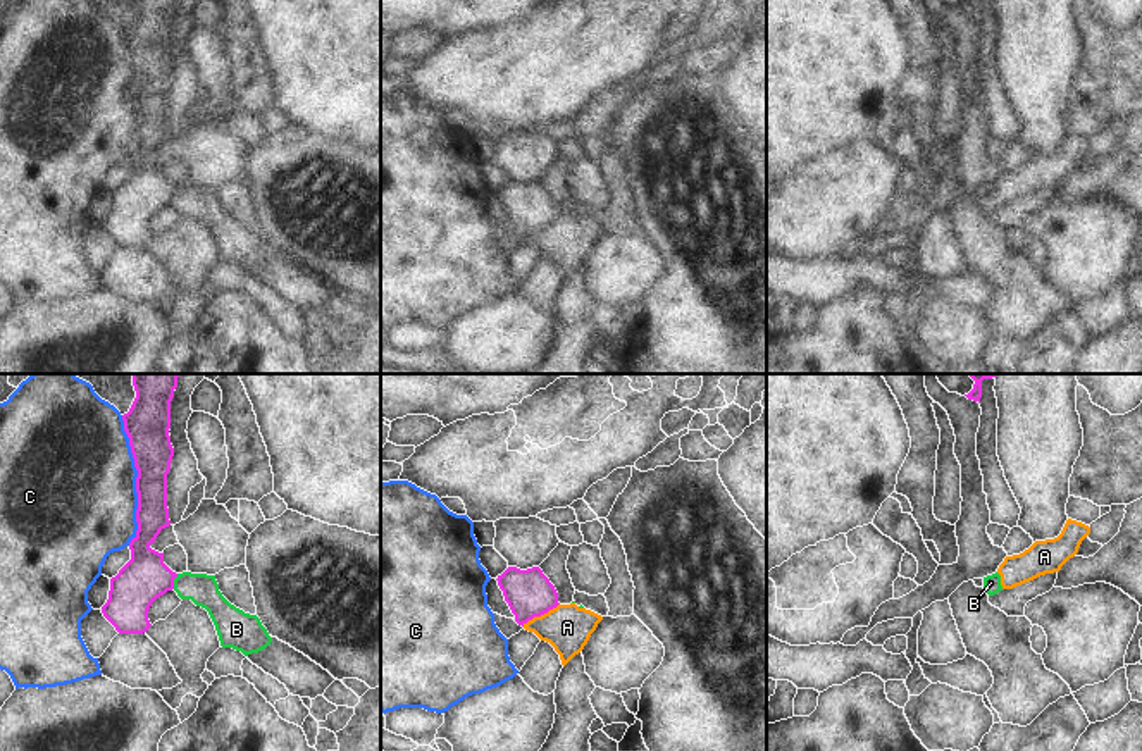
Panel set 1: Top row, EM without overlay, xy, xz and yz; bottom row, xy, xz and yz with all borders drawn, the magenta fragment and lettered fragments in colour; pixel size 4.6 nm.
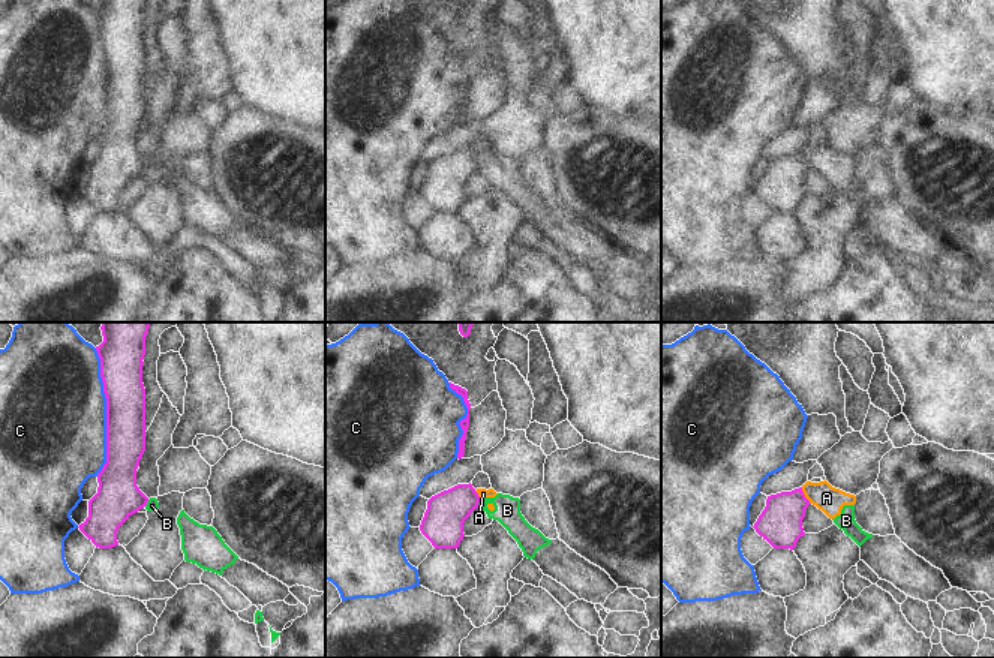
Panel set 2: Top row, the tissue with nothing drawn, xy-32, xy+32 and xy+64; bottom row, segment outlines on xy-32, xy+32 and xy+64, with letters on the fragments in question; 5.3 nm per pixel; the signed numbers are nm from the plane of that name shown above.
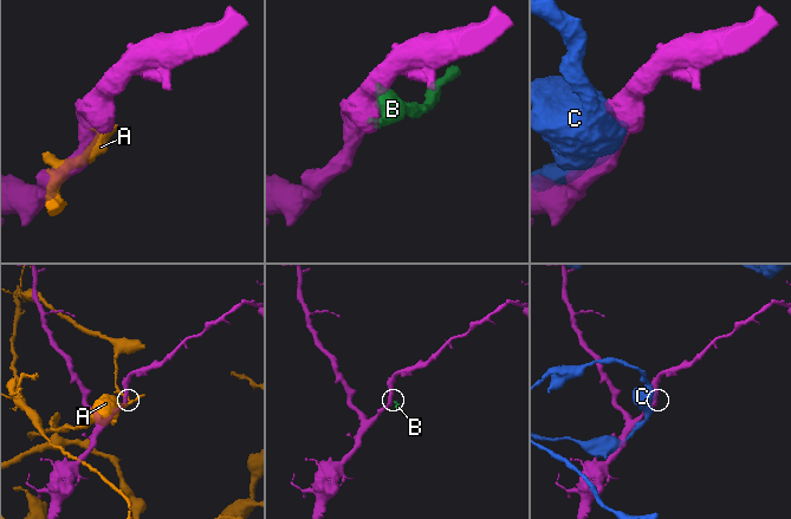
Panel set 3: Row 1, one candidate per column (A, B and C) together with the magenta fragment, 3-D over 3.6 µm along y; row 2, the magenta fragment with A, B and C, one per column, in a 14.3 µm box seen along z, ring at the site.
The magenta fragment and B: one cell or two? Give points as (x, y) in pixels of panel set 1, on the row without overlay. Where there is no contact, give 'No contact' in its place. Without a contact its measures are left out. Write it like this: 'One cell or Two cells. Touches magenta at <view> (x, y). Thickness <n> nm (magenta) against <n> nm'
Two cells. Touches magenta at xy (173, 195). Thickness 220 nm (magenta) against 150 nm.

